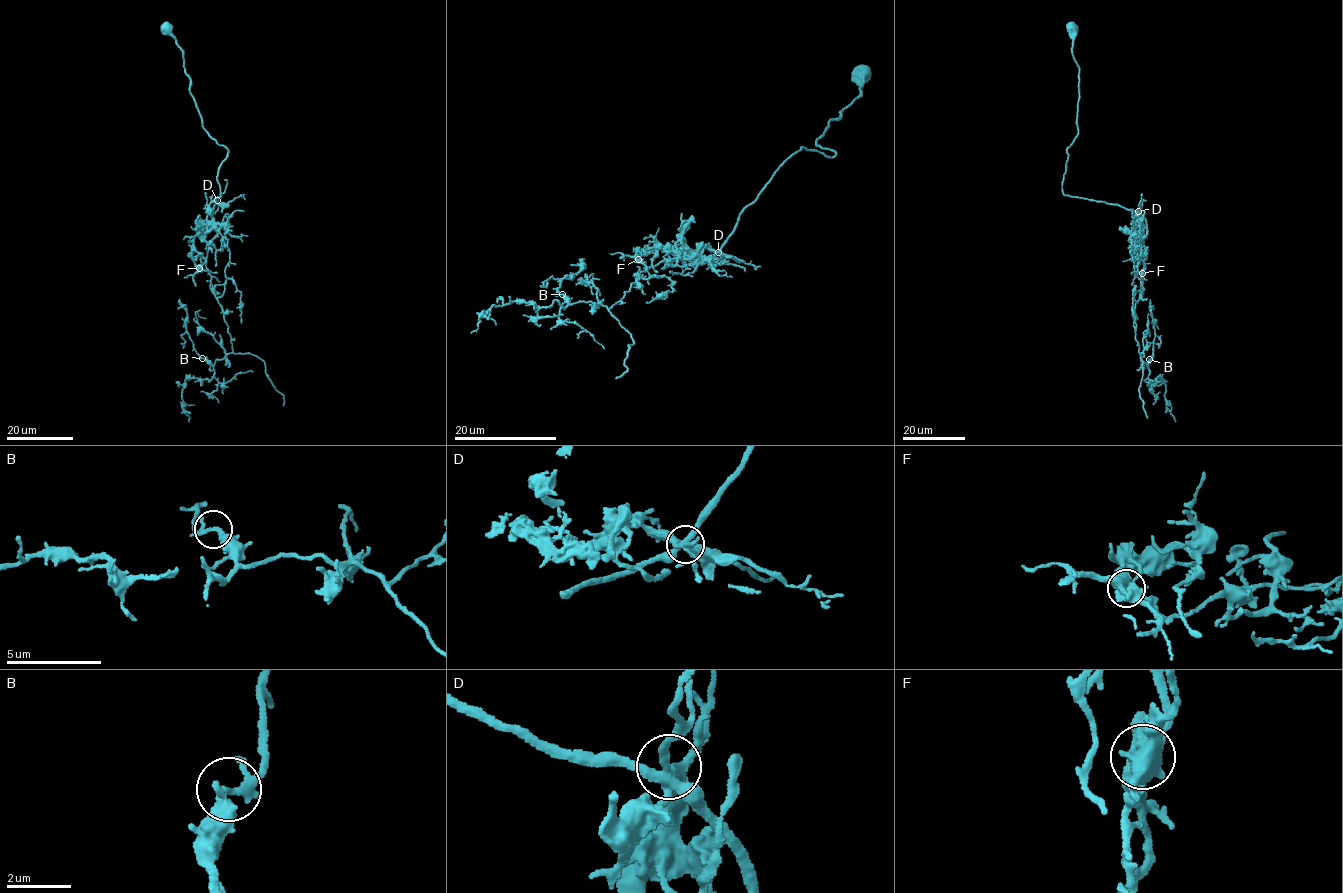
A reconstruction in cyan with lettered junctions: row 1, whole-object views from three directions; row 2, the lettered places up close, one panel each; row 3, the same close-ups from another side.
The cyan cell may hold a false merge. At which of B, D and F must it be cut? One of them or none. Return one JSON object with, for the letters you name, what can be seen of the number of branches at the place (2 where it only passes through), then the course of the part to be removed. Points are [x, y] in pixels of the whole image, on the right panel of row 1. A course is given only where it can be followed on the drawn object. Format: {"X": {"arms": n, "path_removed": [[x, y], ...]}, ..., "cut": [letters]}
{"F": {"arms": 5, "path_removed": [[1142, 273], [1142, 297], [1136, 303], [1134, 327], [1141, 362], [1149, 374], [1144, 381], [1161, 377], [1175, 421]]}, "cut": ["F"]}

